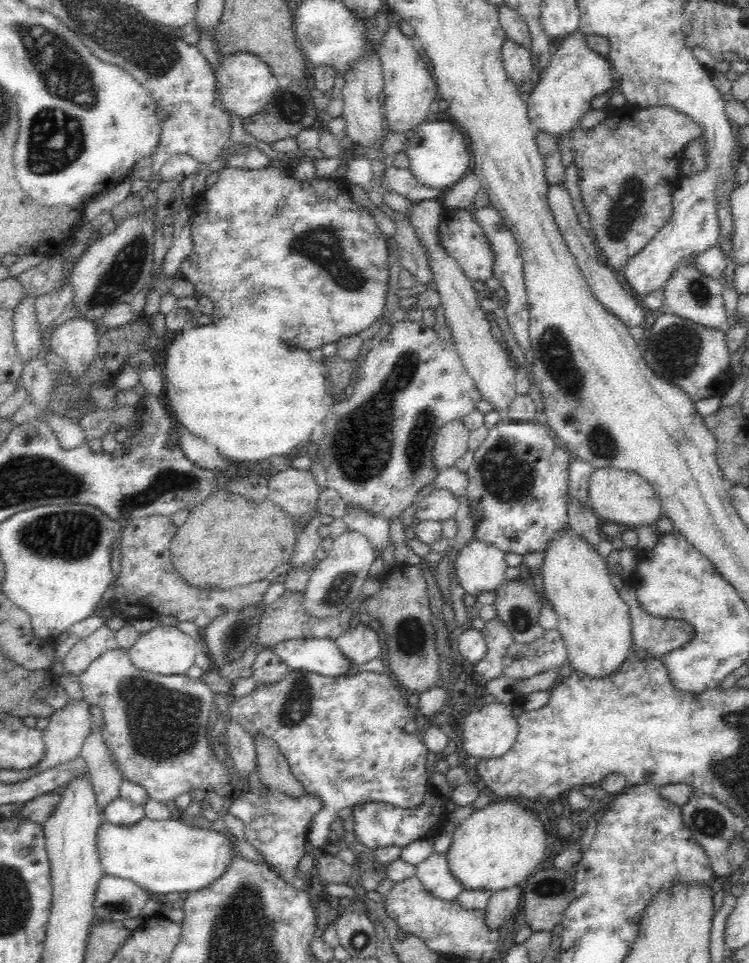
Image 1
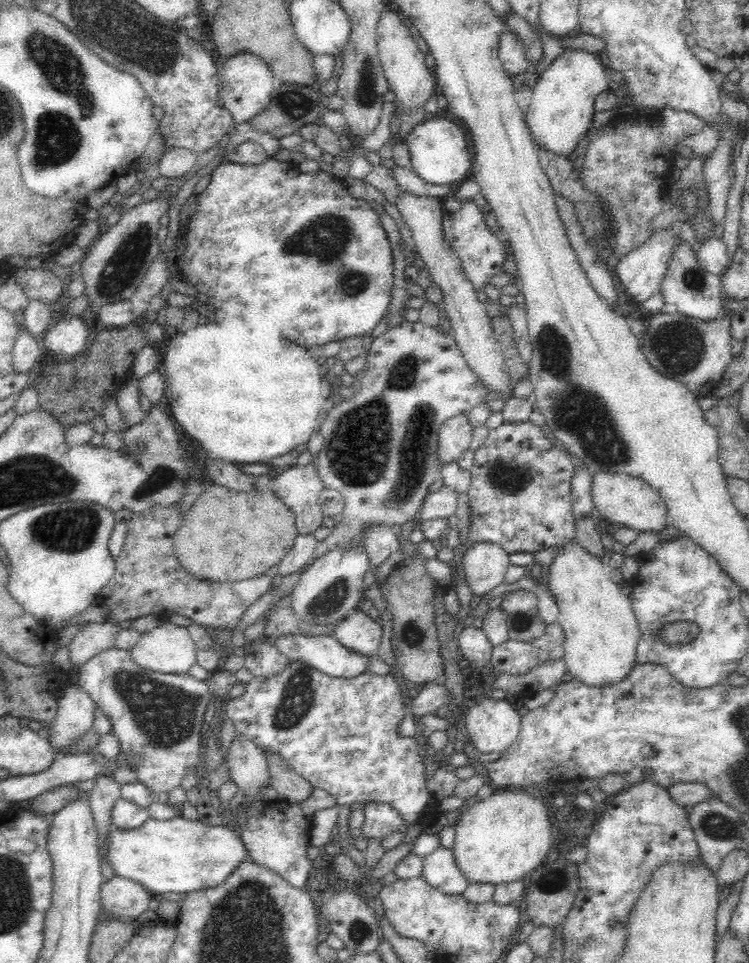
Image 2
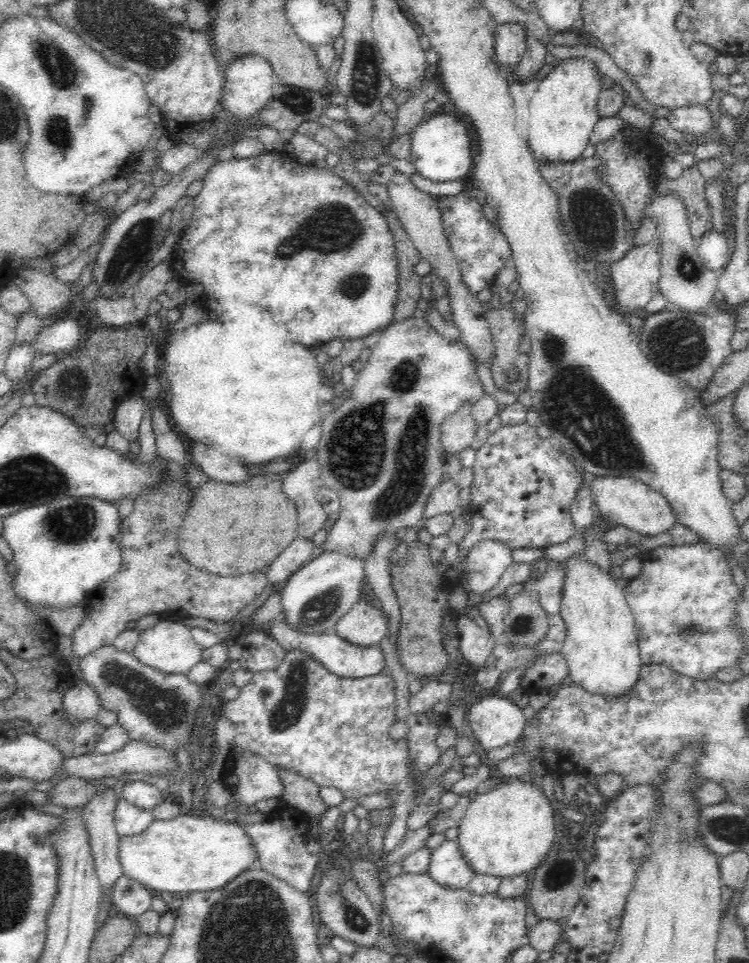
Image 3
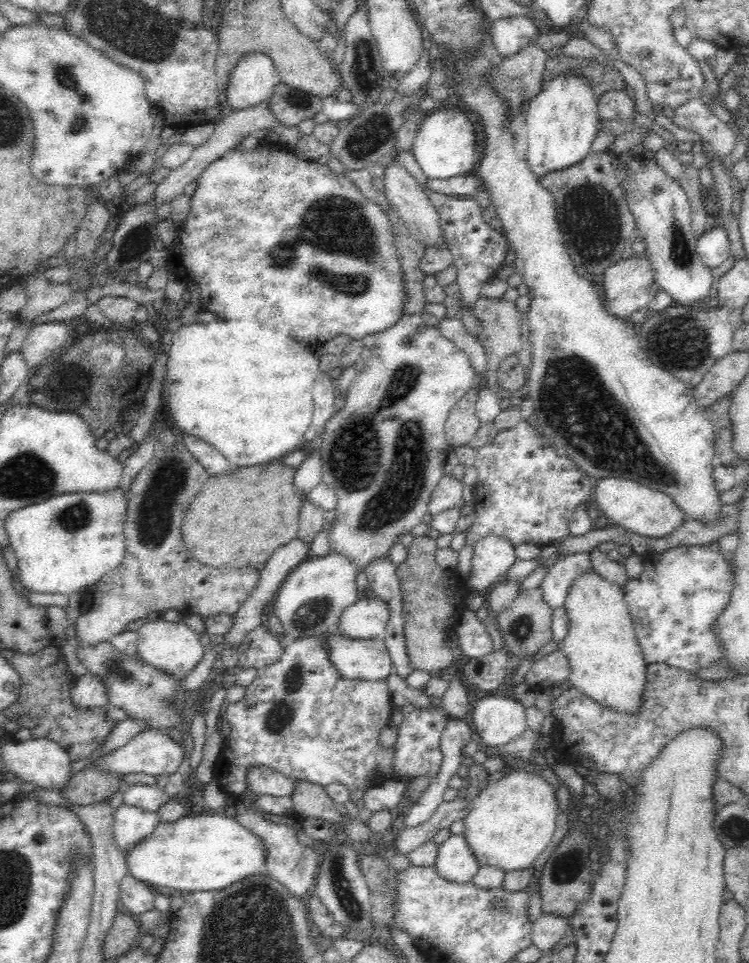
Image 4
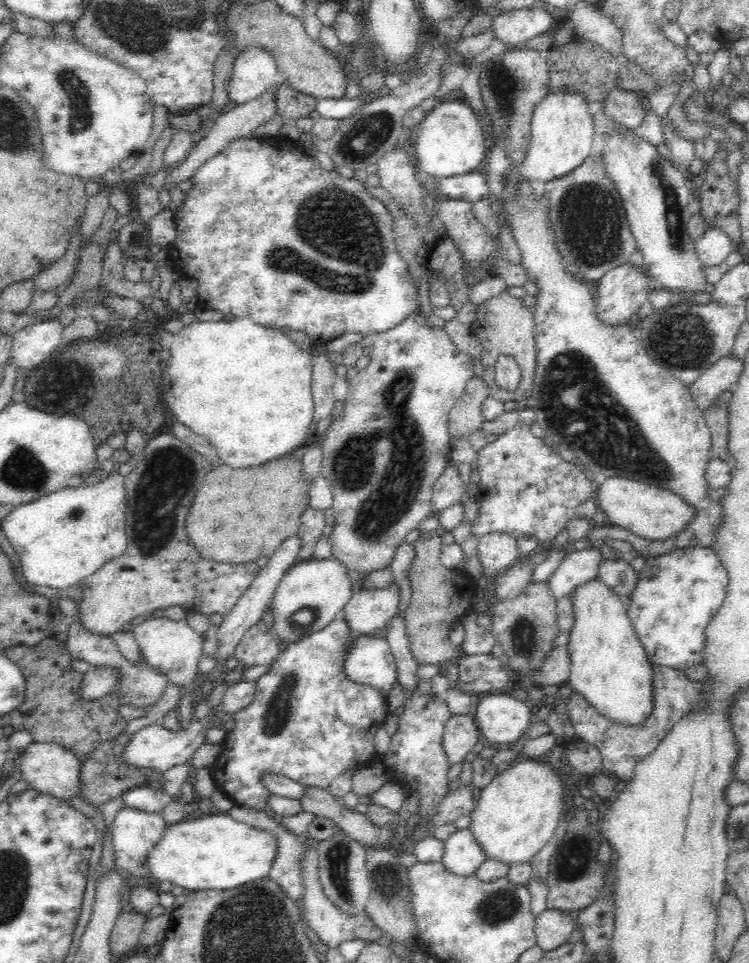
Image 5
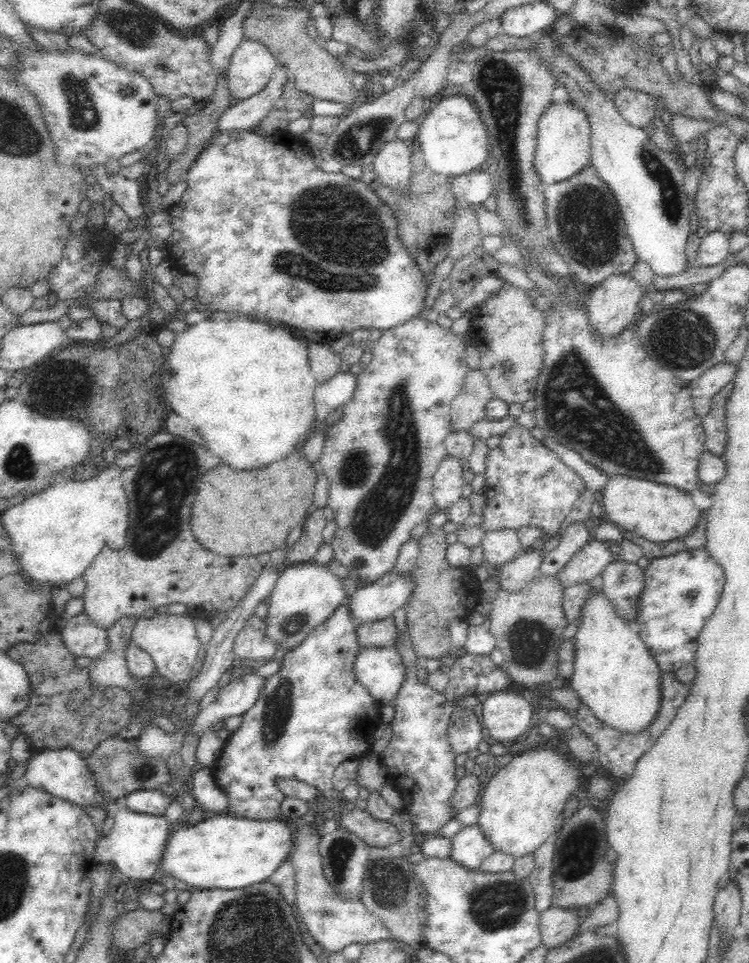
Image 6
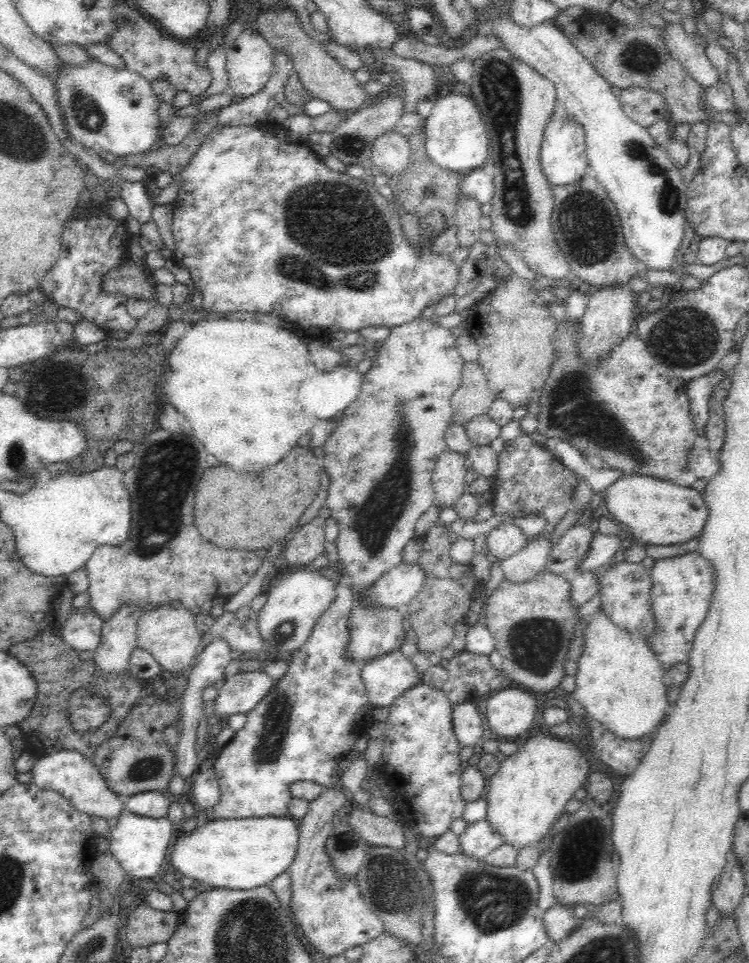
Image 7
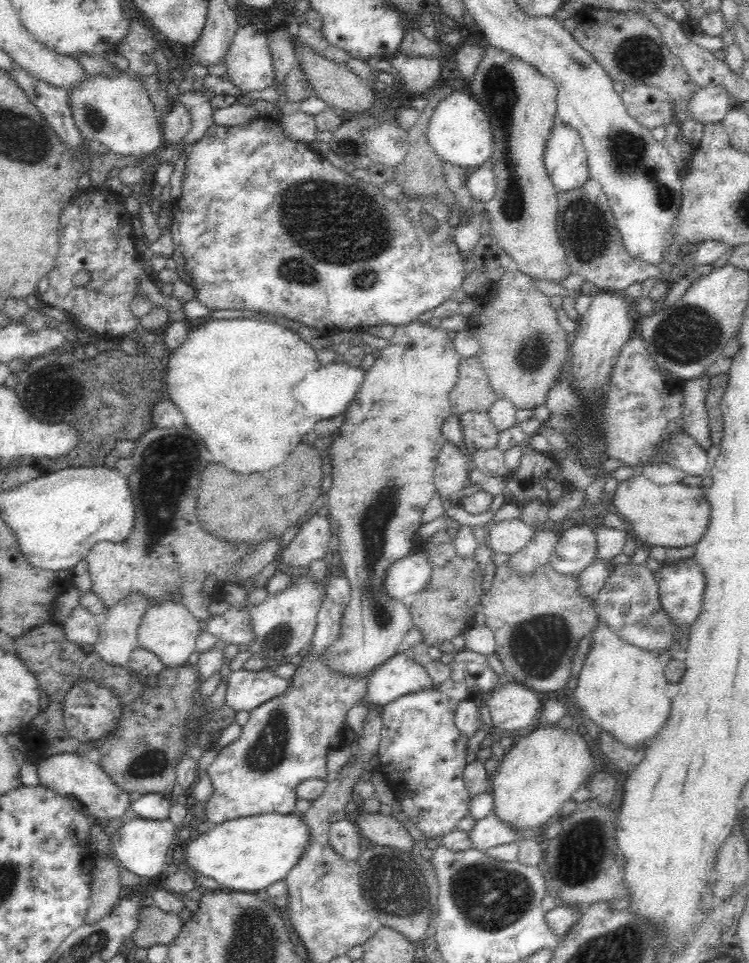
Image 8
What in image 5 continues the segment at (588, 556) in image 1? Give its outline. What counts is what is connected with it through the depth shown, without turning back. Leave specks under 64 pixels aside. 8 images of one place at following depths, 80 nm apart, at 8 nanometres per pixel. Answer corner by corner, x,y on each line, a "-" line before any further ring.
598,578
574,588
569,595
574,624
566,650
570,655
569,683
606,718
624,724
640,724
652,710
652,666
629,619
627,607
607,584

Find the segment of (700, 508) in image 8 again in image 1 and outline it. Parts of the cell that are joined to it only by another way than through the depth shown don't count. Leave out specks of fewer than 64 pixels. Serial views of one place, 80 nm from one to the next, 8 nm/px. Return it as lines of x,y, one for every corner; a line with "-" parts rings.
595,468
592,472
588,500
593,511
601,521
618,524
636,525
647,524
655,526
656,519
663,514
660,497
646,479
631,471
616,468

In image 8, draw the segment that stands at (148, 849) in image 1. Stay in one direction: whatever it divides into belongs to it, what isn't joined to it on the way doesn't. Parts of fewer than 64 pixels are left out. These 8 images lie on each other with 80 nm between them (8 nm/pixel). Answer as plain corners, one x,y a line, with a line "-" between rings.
266,813
256,816
233,818
222,824
214,824
208,830
196,832
185,842
180,867
196,872
197,876
207,877
216,881
220,888
234,891
263,892
270,884
285,879
290,868
298,862
301,852
304,852
308,840
308,829
302,815
296,813
278,814

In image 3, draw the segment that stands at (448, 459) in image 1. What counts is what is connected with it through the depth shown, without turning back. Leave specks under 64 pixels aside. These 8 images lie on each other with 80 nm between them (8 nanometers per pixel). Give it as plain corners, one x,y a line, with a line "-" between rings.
464,407
443,421
440,444
447,456
458,455
471,448
478,427
469,413
470,407

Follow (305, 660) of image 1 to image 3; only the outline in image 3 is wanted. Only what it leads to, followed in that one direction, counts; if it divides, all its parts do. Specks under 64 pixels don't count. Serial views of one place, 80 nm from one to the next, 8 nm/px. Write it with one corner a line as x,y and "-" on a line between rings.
278,615
276,619
270,621
266,630
273,639
276,639
276,642
278,642
284,651
302,651
308,653
310,657
320,661
320,664
328,669
330,673
342,678
353,679
355,681
377,680
380,670
385,668
384,656
379,645
362,647
350,644
335,632
322,634
298,632
284,623
282,615

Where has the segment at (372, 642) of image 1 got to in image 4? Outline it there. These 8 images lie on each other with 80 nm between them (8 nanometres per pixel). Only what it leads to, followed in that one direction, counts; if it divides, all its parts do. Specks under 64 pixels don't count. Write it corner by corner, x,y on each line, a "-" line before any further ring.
366,596
344,610
337,624
337,632
350,639
382,639
390,611
378,598

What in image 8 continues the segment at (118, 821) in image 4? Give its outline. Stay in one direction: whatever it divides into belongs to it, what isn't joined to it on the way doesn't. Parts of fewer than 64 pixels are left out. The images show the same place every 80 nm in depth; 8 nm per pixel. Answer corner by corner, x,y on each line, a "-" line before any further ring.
134,817
119,826
110,838
110,846
120,866
142,879
152,879
165,871
177,840
179,826
169,818
162,820

